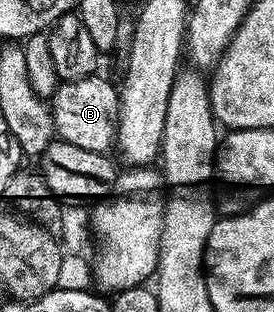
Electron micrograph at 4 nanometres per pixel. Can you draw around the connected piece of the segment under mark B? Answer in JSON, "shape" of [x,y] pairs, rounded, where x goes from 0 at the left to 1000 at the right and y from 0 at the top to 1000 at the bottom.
{"shape":[[[372,240],[234,260],[179,314],[182,362],[197,375],[197,423],[263,471],[307,471],[307,484],[398,494],[420,474],[431,436],[434,288]]]}

